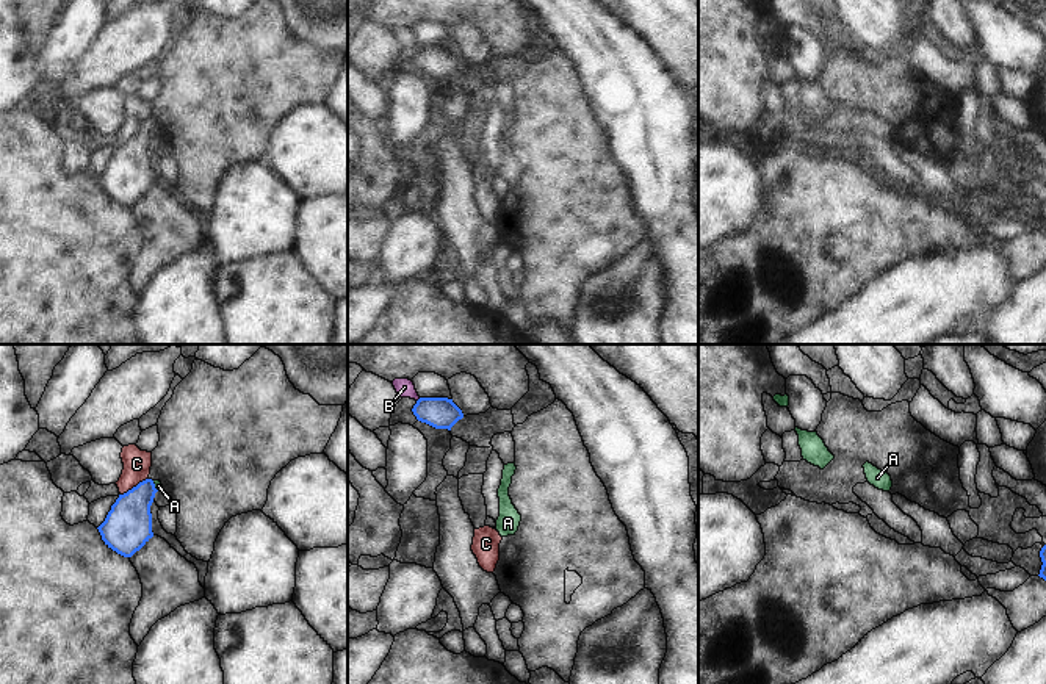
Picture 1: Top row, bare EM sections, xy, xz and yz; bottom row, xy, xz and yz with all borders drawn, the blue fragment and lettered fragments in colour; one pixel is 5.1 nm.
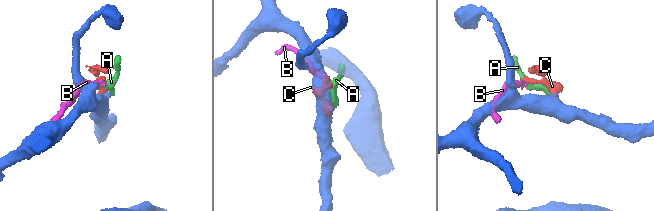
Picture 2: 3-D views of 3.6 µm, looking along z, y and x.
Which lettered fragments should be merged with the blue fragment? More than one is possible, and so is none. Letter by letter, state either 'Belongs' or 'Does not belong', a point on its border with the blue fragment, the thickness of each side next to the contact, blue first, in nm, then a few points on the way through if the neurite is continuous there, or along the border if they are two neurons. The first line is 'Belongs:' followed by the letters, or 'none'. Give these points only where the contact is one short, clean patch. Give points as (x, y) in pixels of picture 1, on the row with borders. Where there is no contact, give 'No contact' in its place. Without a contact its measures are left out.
Belongs: none
A: Does not belong. Touches blue at xy (154, 486). Thickness 240 nm (blue) against 40 nm. Boundary: xy (152, 481), (158, 490)
B: Does not belong. Touches blue at xz (418, 399). Thickness 160 nm (blue) against 90 nm. Boundary: xz (420, 398), (417, 401)
C: Does not belong. Touches blue at xy (133, 487). Thickness 240 nm (blue) against 140 nm. Boundary: xy (147, 478), (121, 495)

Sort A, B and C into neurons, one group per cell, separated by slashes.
A B / C

